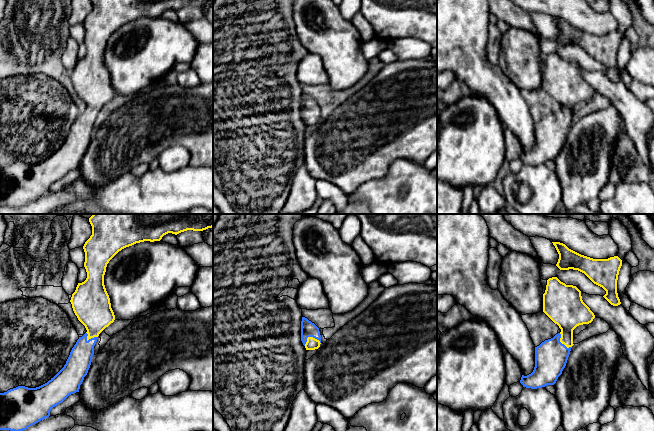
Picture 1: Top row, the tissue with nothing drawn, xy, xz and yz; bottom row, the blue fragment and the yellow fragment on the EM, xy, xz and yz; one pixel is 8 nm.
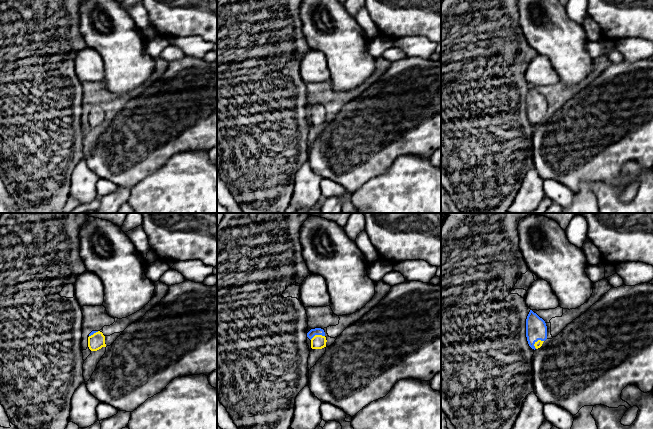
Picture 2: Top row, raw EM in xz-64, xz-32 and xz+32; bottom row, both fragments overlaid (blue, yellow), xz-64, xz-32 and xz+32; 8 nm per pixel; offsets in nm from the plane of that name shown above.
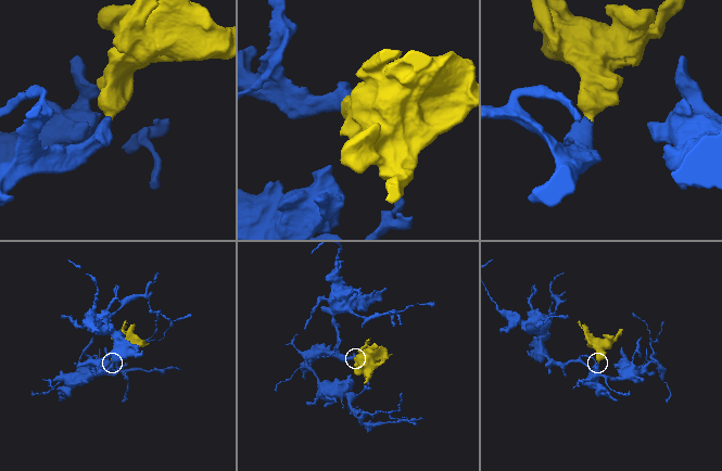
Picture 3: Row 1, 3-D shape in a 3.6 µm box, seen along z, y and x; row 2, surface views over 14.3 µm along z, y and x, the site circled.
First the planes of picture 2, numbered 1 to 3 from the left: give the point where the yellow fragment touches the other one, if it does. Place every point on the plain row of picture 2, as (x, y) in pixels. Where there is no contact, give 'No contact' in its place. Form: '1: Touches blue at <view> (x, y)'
1: Touches blue at xz-64 (93, 109)
2: Touches blue at xz-32 (317, 110)
3: Touches blue at xz+32 (537, 116)

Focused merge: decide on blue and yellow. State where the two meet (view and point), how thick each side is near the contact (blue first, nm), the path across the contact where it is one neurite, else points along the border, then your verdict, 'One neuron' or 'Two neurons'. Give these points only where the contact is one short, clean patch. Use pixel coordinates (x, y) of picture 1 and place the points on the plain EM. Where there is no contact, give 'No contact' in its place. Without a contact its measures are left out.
Touches blue at xz (310, 112). Thickness 130 nm (blue) against 90 nm. Path across: xz (308, 105), (310, 112), (312, 119). One neuron

